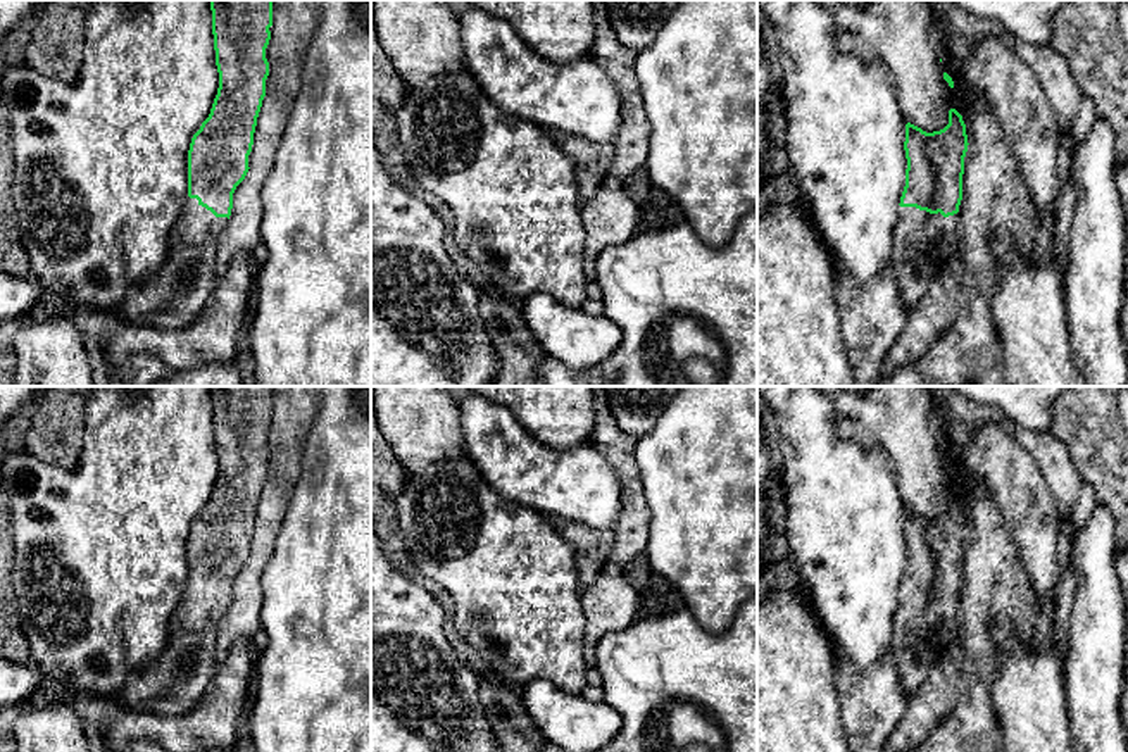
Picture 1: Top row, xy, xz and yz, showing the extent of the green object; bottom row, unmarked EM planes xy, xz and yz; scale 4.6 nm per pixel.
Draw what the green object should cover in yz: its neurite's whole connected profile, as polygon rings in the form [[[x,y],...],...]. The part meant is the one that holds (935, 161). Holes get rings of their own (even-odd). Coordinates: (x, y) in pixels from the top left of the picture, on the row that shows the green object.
[[[956,109],[940,131],[906,124],[906,186],[890,264],[907,310],[956,255],[968,145],[966,124]]]

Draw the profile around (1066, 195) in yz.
[[[1069,181],[1061,185],[1059,198],[1057,198],[1057,214],[1054,226],[1054,248],[1052,255],[1062,269],[1062,276],[1069,259],[1069,229],[1073,224],[1073,210],[1075,210],[1075,188]]]

